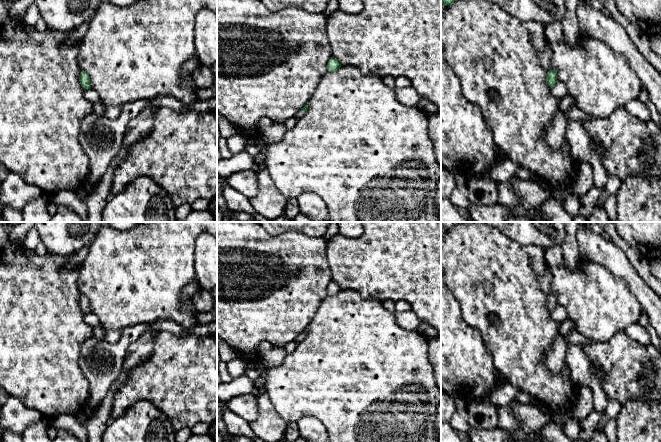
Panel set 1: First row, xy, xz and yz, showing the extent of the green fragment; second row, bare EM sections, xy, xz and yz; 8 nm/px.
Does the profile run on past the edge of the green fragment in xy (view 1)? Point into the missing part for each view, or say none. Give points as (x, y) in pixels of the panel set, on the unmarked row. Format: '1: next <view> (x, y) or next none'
1: next none

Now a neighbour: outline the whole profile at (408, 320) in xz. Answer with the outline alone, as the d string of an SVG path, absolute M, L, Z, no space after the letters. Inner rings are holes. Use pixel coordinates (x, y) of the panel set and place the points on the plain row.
M412 309L404 312L395 311L393 314L400 327L408 331L417 331L421 320Z

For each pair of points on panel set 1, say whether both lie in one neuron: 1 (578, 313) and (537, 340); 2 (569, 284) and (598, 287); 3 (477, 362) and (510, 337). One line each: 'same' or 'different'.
1: different
2: same
3: different

